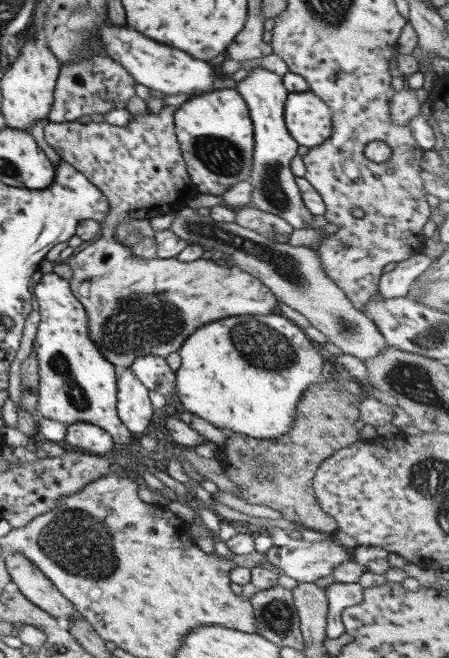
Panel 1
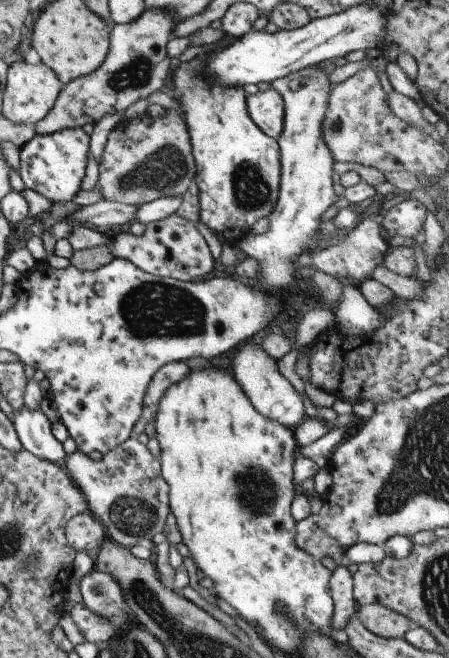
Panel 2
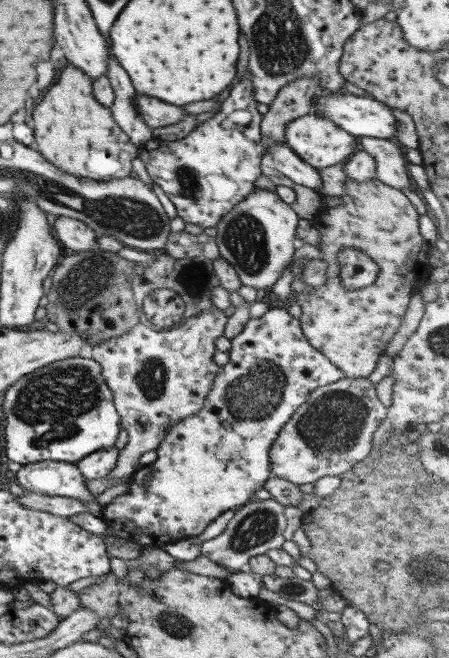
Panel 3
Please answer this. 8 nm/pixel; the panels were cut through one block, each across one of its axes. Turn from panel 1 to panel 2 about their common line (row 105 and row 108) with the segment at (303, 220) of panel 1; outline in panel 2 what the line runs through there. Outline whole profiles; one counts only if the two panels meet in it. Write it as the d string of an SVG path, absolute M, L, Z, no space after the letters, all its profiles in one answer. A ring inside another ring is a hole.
M274 88L247 95L247 108L250 118L264 134L274 139L280 136L284 128L285 106Z

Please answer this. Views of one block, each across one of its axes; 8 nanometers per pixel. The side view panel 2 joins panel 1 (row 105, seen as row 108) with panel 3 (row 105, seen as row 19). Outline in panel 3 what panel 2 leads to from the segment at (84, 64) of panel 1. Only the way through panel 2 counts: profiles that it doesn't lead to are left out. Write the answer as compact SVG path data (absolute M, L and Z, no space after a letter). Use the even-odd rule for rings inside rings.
M136 92L136 109L144 123L148 123L151 129L174 126L182 122L187 114L178 106L152 98L152 96L142 96L138 92Z

